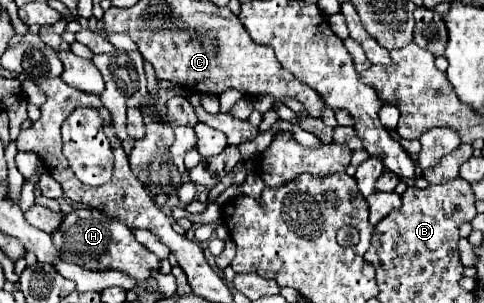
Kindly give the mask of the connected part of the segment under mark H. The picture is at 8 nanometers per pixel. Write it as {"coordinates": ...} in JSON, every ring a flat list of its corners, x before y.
{"coordinates":[[74,209,64,215,58,231,52,235,54,247,60,251,60,259,66,263,82,265,90,271,124,271,128,277,142,281,150,277,152,269,160,269,160,261,144,245,140,245,134,233,118,219,108,217,98,209]]}

